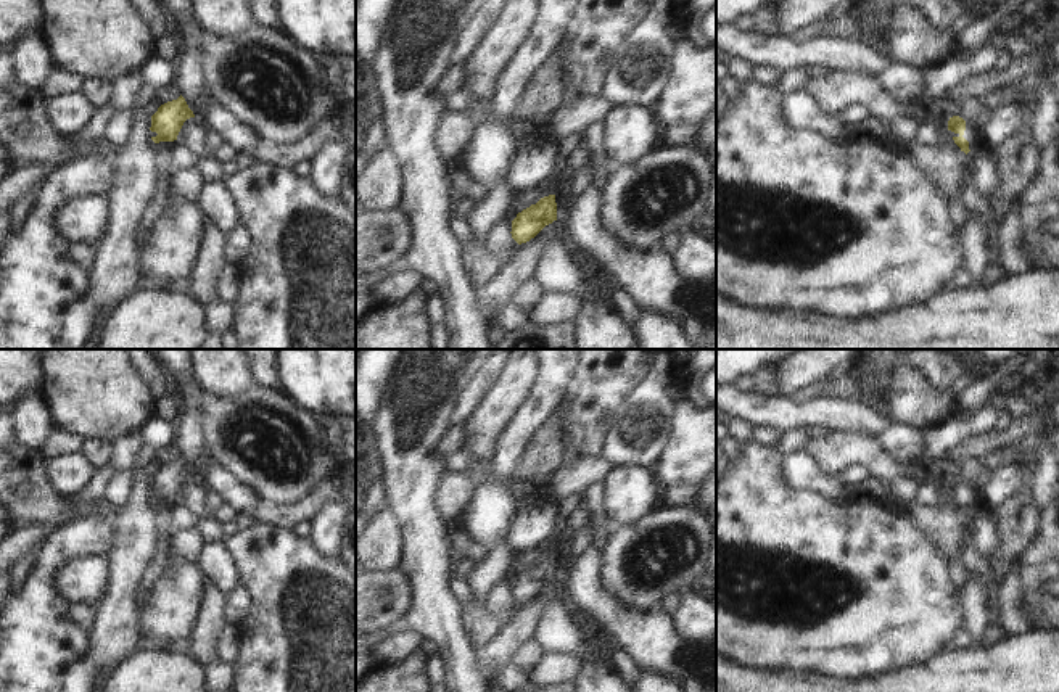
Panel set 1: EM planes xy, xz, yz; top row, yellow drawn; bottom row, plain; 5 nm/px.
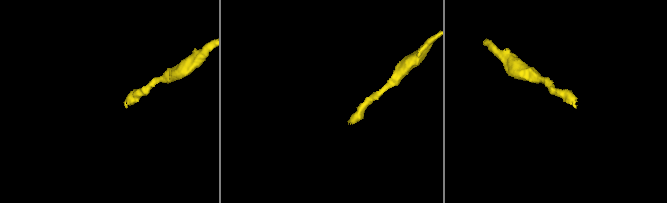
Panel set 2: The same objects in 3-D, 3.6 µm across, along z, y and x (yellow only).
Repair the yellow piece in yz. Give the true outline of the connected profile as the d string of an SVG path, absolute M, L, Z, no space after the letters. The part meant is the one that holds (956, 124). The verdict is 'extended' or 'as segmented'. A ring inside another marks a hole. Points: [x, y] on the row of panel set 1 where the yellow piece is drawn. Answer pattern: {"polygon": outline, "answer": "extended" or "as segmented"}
{"polygon": "M953 116L948 121L948 130L953 132L954 143L964 151L975 151L980 146L980 134L979 129L967 124L962 117Z", "answer": "extended"}

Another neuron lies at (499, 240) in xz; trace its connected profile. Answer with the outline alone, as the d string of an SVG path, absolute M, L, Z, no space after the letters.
M499 220L483 240L483 246L491 254L512 254L518 243L512 238L512 222Z

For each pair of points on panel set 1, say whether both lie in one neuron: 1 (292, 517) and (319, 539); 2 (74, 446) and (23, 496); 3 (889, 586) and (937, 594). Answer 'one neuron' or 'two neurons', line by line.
1: two neurons
2: two neurons
3: one neuron

